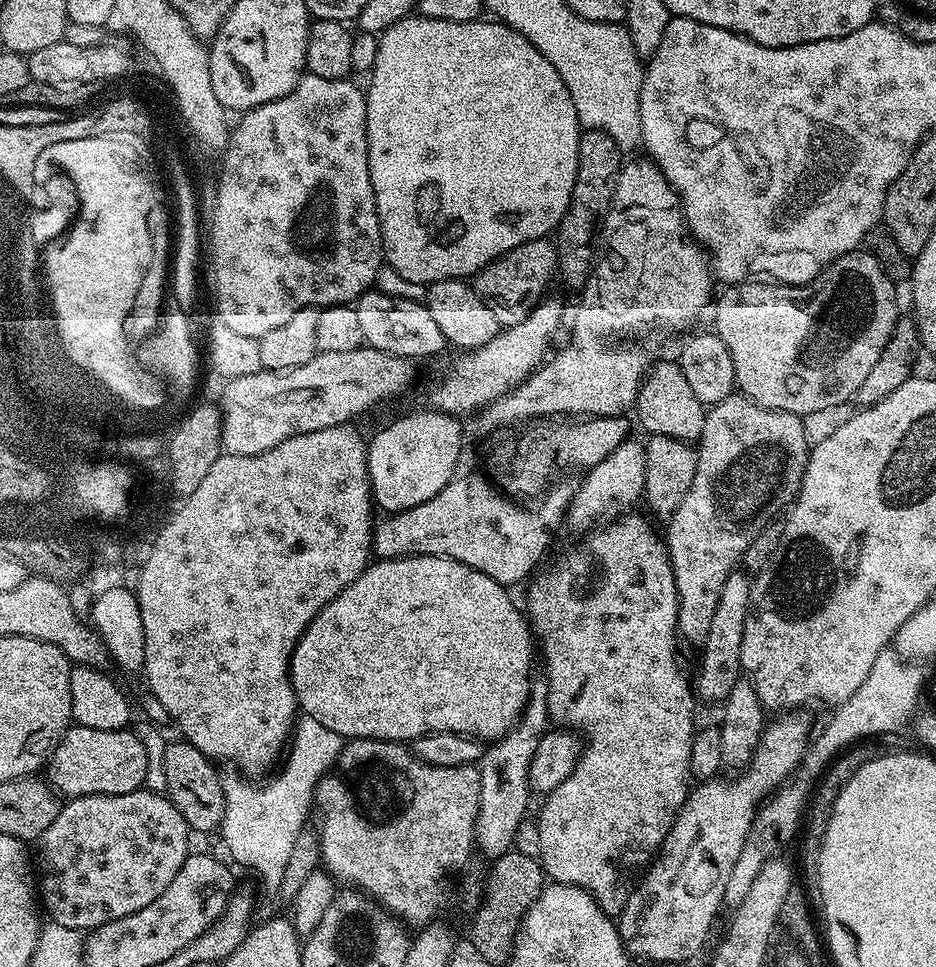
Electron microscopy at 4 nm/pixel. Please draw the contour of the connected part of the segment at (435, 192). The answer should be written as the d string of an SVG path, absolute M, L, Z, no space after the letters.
M419 14L407 16L397 24L391 24L378 36L378 56L374 58L374 66L367 77L366 84L366 138L368 139L368 165L370 166L370 182L376 199L376 213L380 219L380 238L382 241L382 256L386 264L393 268L404 279L422 285L433 284L439 280L458 280L461 278L475 277L492 260L505 256L510 250L522 246L531 240L543 240L551 237L562 218L566 214L566 206L570 206L570 194L574 190L574 178L578 170L578 142L580 141L581 126L578 114L574 110L574 98L570 98L570 90L566 90L566 82L562 82L562 74L542 58L542 54L522 34L518 34L510 26L501 24L492 18L481 18L474 22L446 22L445 20L431 20Z

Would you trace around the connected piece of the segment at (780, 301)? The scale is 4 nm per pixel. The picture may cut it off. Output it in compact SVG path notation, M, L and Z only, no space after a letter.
M866 250L848 252L829 264L819 276L813 278L809 284L782 284L779 282L745 282L725 287L724 293L715 301L716 304L716 325L714 331L717 336L726 342L726 350L730 350L730 358L734 358L734 374L736 375L736 388L743 395L750 397L758 406L789 412L801 418L809 418L815 412L828 412L839 404L851 401L855 397L858 386L862 386L863 380L870 374L874 362L882 355L886 342L890 342L890 334L894 334L894 326L898 319L896 313L896 288L897 285L882 270L878 258L874 258Z

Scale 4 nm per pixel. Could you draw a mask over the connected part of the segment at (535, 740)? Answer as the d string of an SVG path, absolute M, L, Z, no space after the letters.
M544 678L533 679L532 688L528 691L528 701L523 714L515 726L500 737L489 743L484 756L478 765L480 769L480 793L478 794L478 814L476 815L476 835L474 844L488 855L495 858L509 851L516 840L516 831L528 812L528 792L530 785L530 762L540 748L544 733L549 731L548 719L548 681Z

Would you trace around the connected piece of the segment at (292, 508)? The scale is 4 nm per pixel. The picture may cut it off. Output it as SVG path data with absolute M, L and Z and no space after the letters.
M355 423L339 424L310 434L291 436L286 438L286 442L278 442L278 446L257 456L220 455L214 466L210 466L208 479L202 478L204 484L199 485L198 490L194 490L189 496L188 507L172 520L171 527L164 532L163 539L159 541L160 547L155 551L155 556L152 556L151 564L145 568L143 587L136 592L146 634L146 658L142 676L148 679L147 691L158 698L162 706L166 706L169 721L180 727L179 735L183 739L202 750L202 754L206 754L209 760L221 765L233 764L237 773L248 778L267 777L277 767L294 731L298 705L292 689L290 669L296 643L304 637L309 622L334 598L338 598L338 594L342 594L342 590L346 590L346 586L350 586L354 578L364 572L373 555L374 501L368 477L368 446L365 437L360 437L356 427Z

